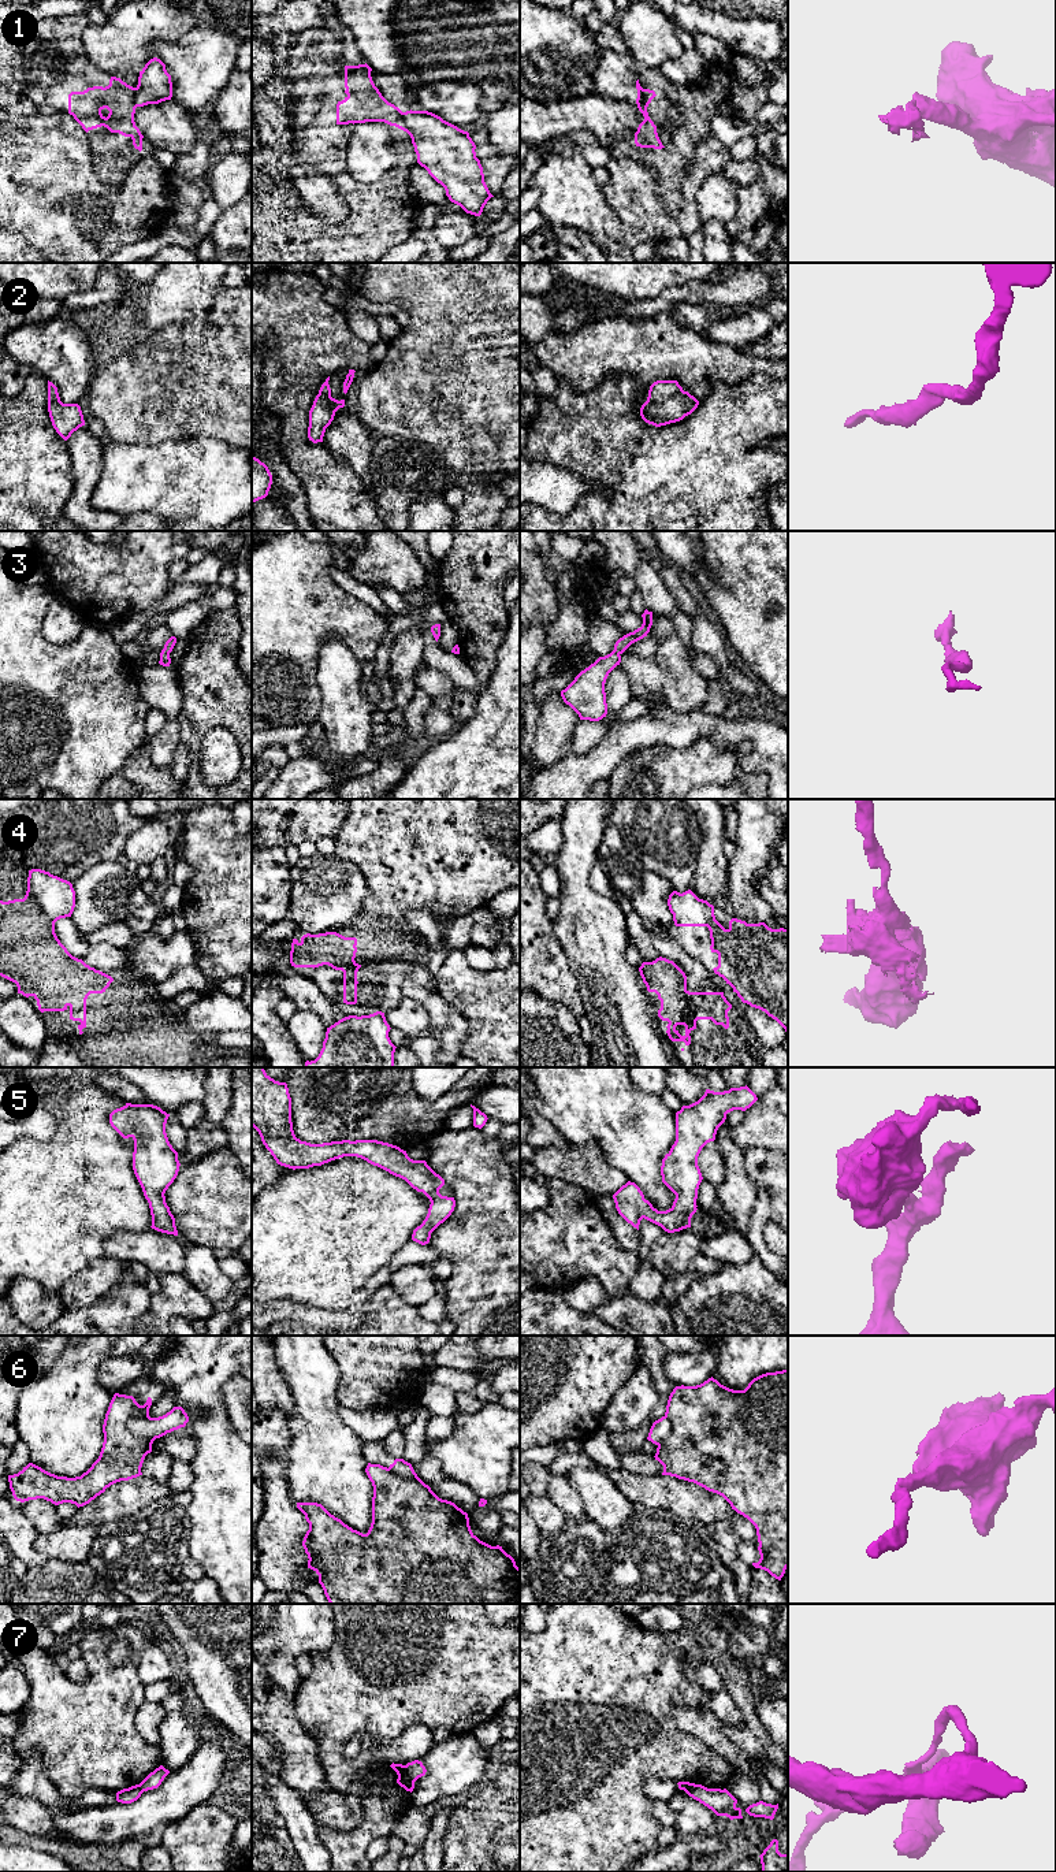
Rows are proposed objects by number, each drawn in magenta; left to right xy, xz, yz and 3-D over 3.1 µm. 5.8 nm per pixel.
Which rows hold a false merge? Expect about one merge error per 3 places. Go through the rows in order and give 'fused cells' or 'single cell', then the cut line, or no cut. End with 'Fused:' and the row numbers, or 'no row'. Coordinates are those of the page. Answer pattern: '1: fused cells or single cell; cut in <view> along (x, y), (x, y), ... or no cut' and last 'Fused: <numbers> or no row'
1: fused cells; cut in xy along (134, 88), (136, 107)
2: single cell; no cut
3: single cell; no cut
4: fused cells; cut in xz along (354, 944), (339, 940), (337, 943), (337, 961), (331, 966)
5: single cell; no cut
6: fused cells; cut in xy along (126, 1422), (126, 1427), (132, 1433), (140, 1437), (155, 1438)
7: fused cells; cut in xz along (405, 1765), (413, 1782)
Fused: 1, 4, 6, 7

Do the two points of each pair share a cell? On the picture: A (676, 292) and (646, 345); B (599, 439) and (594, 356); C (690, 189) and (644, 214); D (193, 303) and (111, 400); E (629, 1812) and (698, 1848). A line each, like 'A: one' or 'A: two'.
A: two
B: two
C: one
D: two
E: two

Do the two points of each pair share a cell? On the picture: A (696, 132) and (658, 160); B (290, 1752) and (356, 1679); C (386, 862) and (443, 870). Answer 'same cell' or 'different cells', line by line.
A: same cell
B: different cells
C: same cell

